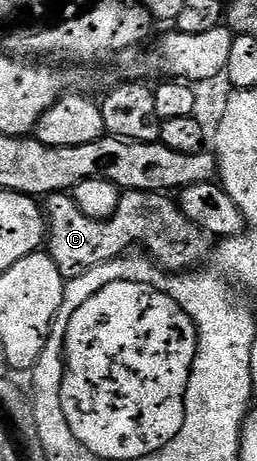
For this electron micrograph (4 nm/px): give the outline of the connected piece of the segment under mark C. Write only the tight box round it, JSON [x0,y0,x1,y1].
[43,191,211,281]

